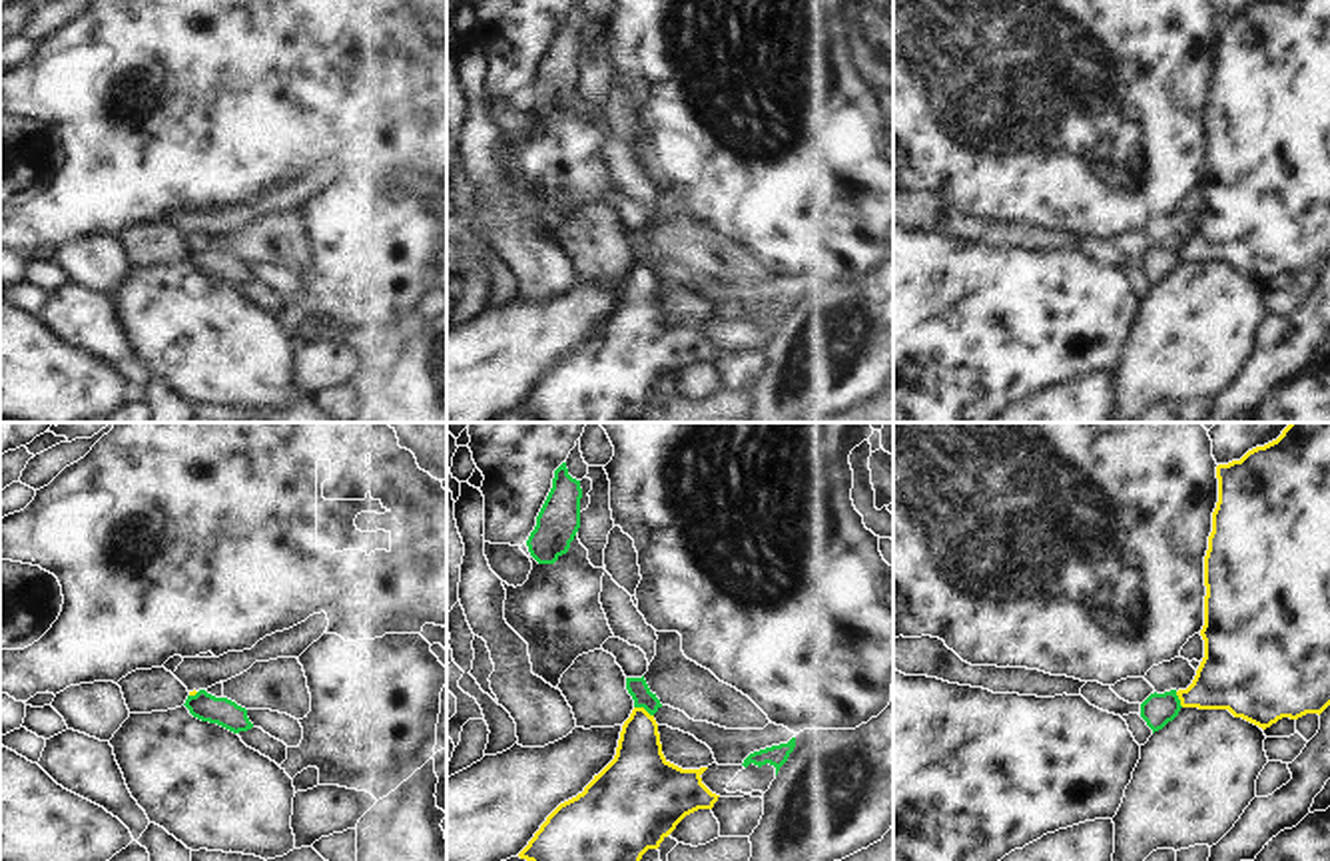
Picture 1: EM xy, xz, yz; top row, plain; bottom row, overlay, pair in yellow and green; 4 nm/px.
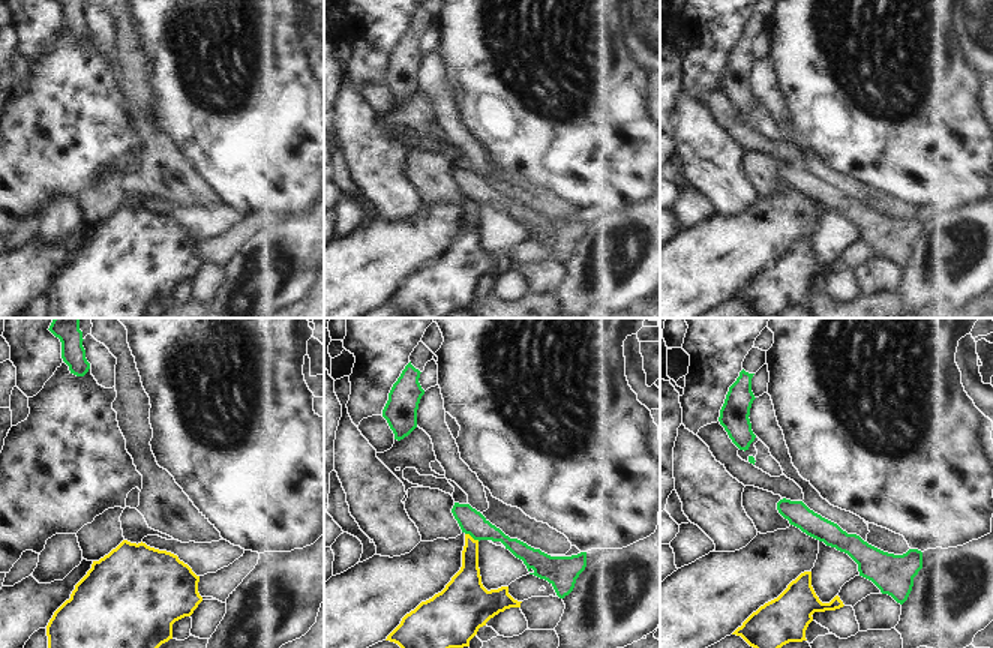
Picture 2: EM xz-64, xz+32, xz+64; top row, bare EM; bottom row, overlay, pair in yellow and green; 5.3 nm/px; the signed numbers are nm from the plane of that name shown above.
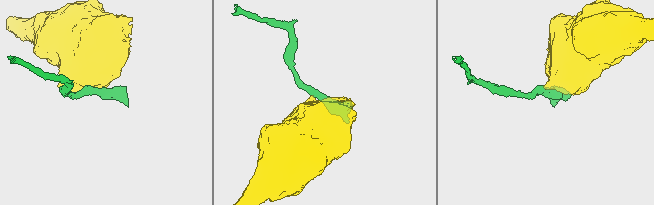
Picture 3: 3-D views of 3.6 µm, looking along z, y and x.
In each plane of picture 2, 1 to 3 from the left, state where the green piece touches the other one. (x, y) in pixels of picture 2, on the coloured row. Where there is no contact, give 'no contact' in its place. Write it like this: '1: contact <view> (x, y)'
1: no contact
2: contact xz+32 (471, 537)
3: no contact

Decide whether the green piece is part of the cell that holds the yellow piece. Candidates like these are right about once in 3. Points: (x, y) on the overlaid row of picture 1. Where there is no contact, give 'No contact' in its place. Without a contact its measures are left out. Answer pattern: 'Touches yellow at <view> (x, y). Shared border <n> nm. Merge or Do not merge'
Touches yellow at xz (645, 710). Shared border 90 nm. Do not merge

